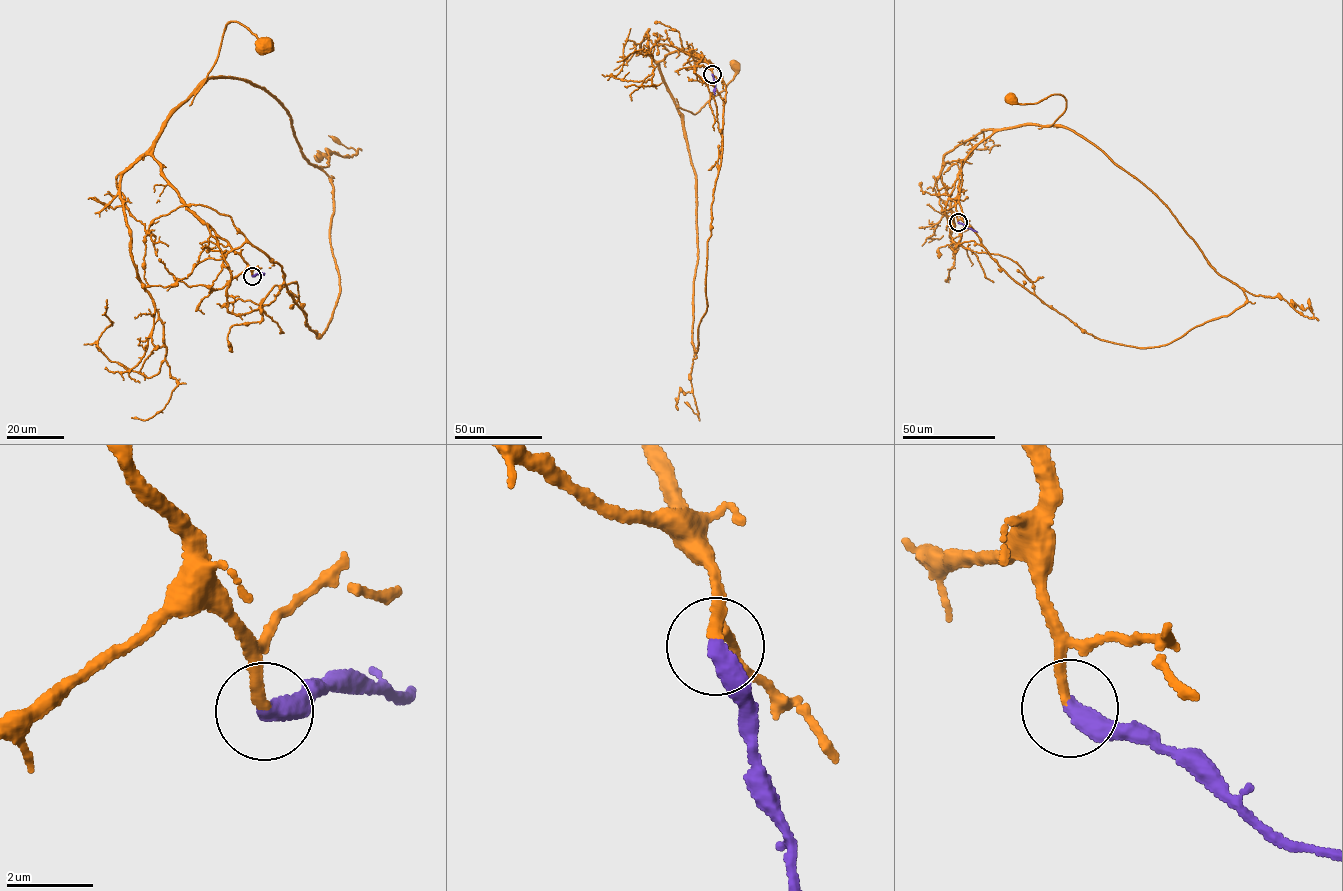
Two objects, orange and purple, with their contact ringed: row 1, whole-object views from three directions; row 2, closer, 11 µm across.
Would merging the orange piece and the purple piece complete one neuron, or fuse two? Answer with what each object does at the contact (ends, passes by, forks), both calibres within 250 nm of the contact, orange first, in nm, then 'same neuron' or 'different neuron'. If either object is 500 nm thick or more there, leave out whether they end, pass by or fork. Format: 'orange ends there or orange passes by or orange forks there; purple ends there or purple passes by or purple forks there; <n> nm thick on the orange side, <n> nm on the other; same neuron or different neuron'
orange ends there; purple ends there; 220 nm thick on the orange side, 460 nm on the other; same neuron

